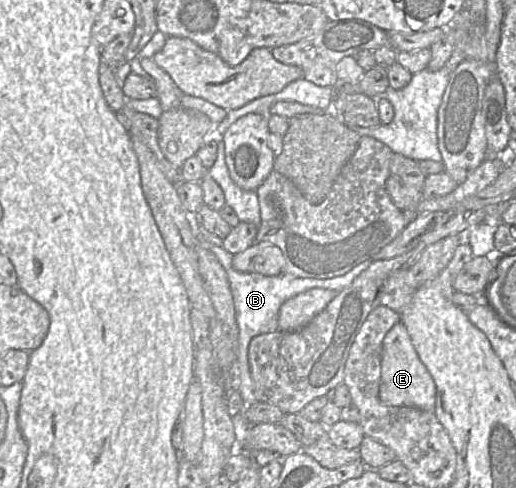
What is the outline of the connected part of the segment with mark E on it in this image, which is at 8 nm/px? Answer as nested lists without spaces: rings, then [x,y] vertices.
[[[399,321],[385,335],[382,342],[379,399],[388,406],[408,406],[433,412],[436,386],[432,376],[420,360],[405,325]]]

